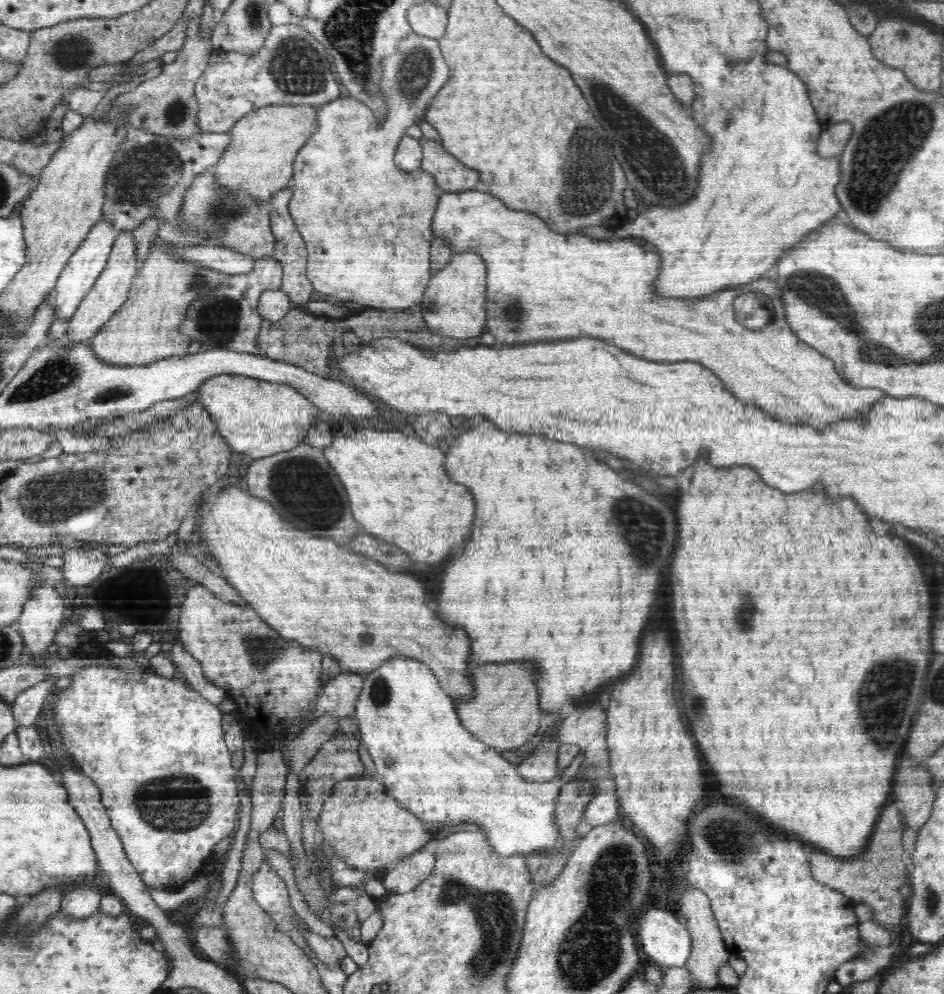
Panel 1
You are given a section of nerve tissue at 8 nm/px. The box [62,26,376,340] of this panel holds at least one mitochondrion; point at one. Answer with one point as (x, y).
(143, 174)

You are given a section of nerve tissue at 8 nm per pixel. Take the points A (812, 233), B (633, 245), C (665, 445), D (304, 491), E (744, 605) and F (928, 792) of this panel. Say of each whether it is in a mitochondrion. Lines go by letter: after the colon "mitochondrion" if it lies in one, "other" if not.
A: other
B: other
C: other
D: mitochondrion
E: mitochondrion
F: other

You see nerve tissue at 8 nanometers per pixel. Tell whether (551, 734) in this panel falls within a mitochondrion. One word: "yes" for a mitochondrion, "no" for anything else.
no

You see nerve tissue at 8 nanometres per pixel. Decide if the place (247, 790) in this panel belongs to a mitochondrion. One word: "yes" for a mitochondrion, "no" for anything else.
no

